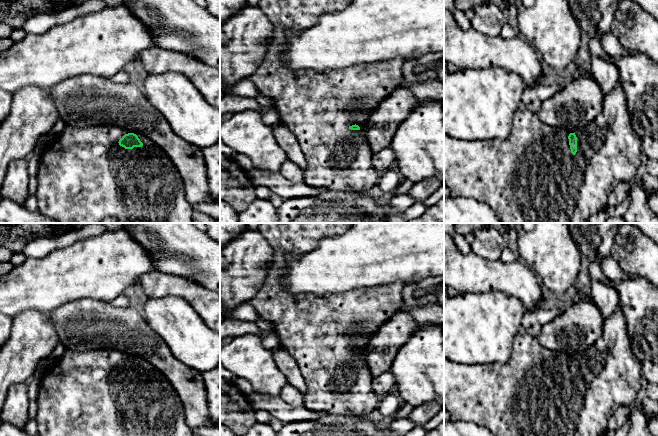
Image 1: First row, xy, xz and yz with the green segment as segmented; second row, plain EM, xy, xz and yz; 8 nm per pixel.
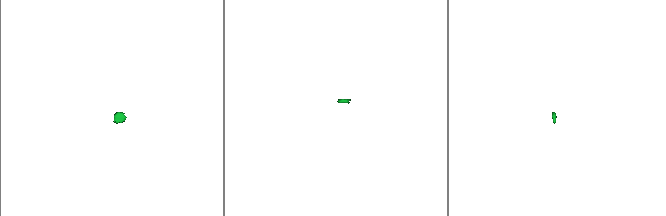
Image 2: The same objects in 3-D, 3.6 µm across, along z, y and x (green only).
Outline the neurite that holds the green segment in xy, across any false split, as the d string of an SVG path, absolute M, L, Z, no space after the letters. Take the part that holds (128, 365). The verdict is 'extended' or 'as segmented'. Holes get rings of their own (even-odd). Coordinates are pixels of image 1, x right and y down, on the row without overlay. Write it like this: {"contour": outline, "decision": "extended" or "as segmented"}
{"contour": "M140 356L125 358L118 367L125 373L141 371L144 376L158 374L158 371L146 359Z", "decision": "extended"}

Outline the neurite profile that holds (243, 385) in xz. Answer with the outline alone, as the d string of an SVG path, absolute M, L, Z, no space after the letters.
M237 378L236 382L235 382L237 388L246 396L250 393L252 393L253 391L253 387L250 384L249 381L247 381L246 379L242 379L242 378Z

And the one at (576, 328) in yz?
M582 300L542 325L537 339L545 348L575 357L602 337L603 325L604 318L595 303Z

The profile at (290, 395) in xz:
M286 384L279 397L292 407L304 406L305 400L302 393L290 384Z

